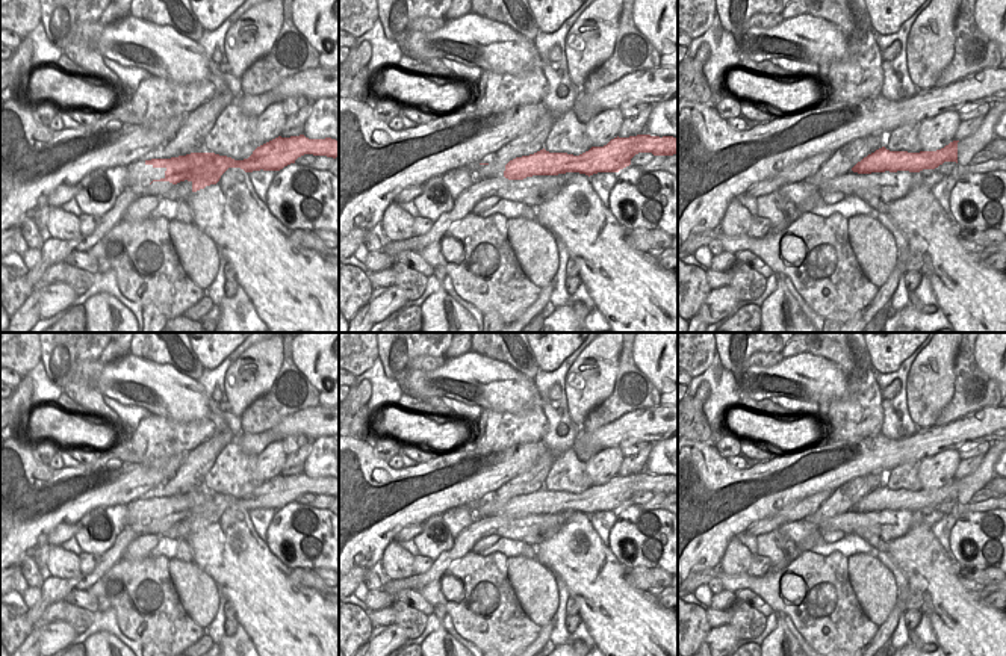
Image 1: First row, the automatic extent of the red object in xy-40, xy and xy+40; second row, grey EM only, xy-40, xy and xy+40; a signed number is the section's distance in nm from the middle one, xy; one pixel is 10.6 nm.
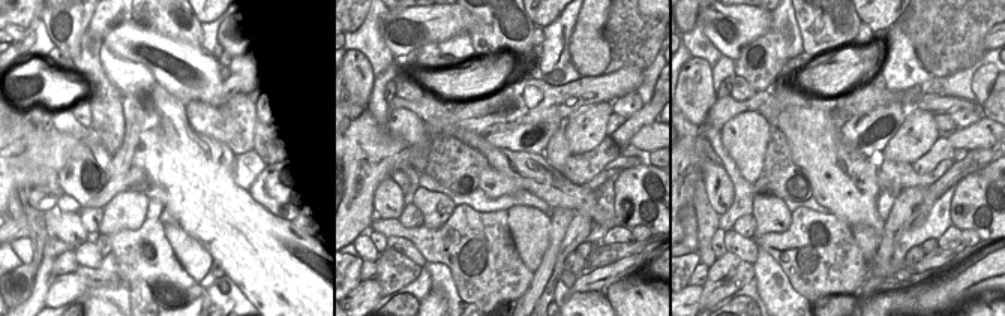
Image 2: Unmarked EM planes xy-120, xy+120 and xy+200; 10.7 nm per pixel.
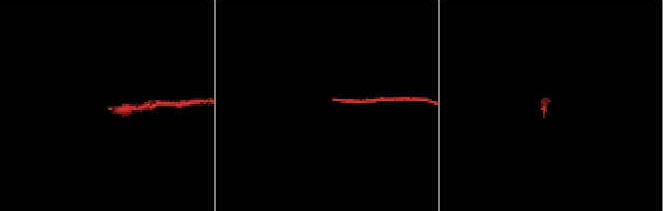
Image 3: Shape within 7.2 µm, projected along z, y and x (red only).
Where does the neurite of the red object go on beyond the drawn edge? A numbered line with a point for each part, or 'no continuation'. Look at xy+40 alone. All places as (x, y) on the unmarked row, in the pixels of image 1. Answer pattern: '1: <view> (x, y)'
no continuation

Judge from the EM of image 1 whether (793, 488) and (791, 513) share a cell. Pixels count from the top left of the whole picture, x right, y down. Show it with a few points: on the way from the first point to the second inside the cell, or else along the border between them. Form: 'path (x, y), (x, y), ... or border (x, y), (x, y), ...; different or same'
border (825, 492), (808, 495), (760, 520); different

